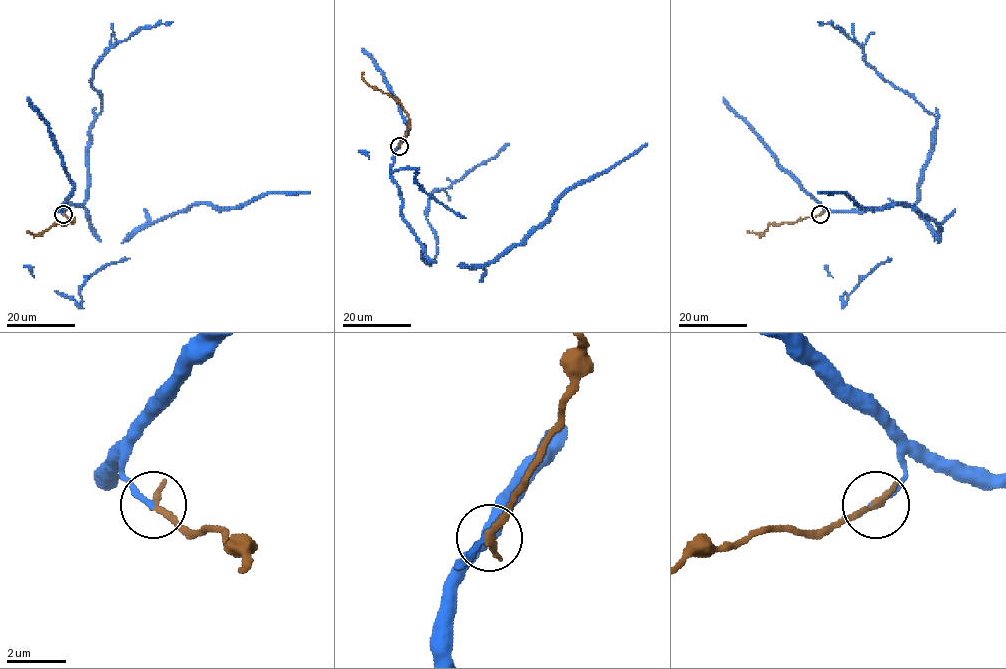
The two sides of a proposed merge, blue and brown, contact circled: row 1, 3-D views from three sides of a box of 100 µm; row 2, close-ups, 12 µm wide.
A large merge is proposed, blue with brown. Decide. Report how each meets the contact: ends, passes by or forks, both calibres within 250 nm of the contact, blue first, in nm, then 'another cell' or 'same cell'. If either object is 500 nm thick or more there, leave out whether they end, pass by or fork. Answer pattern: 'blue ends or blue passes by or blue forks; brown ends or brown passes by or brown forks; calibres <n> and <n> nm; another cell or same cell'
blue ends; brown ends; calibres 190 and 280 nm; same cell

